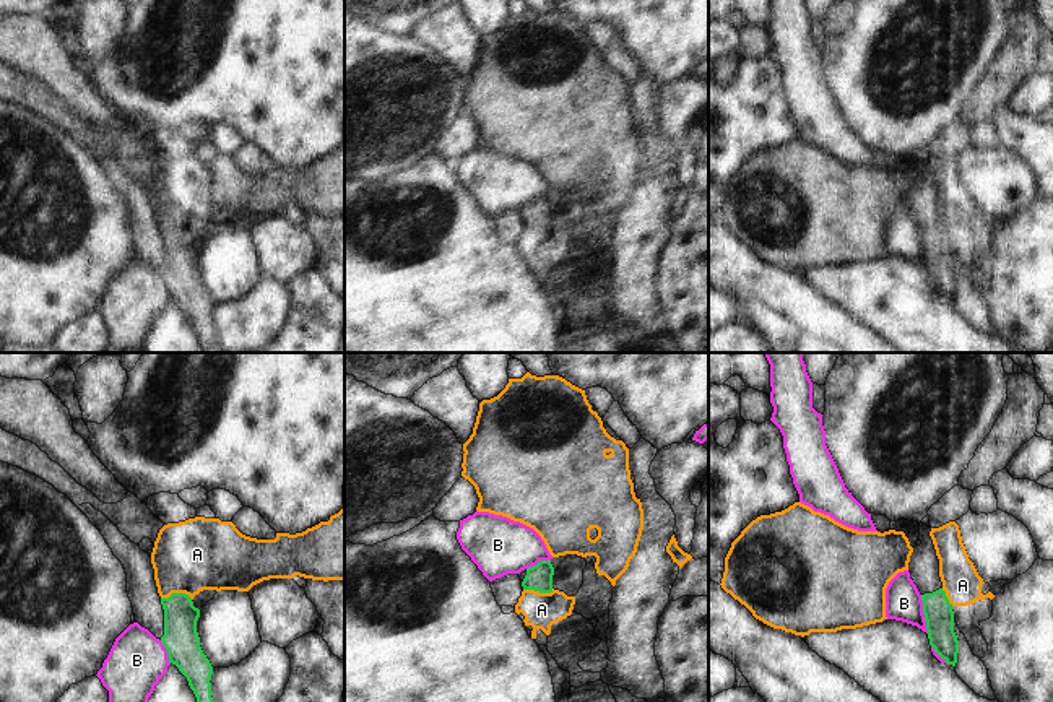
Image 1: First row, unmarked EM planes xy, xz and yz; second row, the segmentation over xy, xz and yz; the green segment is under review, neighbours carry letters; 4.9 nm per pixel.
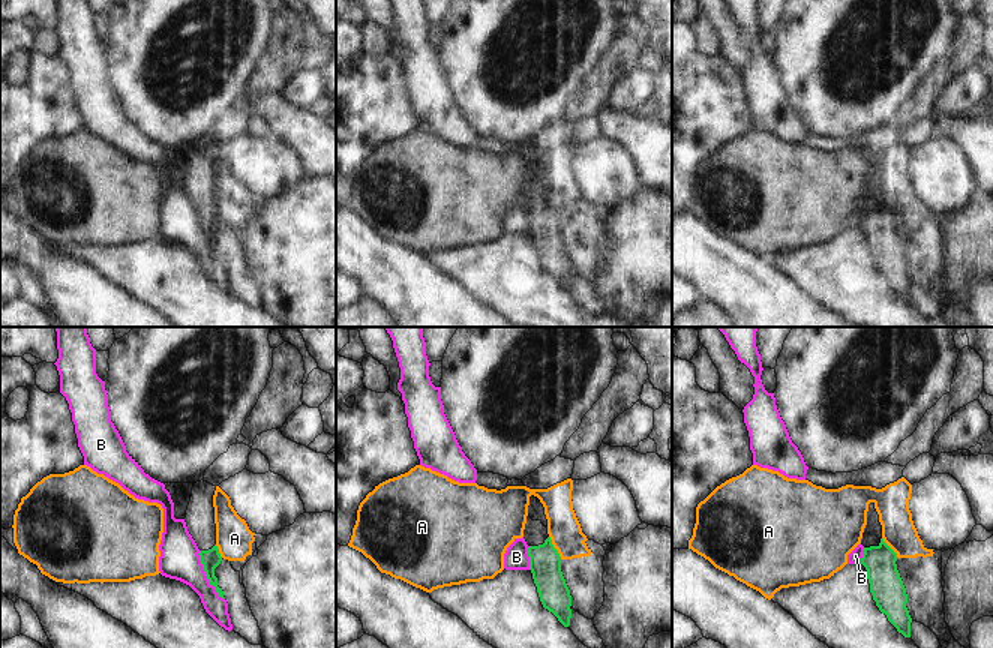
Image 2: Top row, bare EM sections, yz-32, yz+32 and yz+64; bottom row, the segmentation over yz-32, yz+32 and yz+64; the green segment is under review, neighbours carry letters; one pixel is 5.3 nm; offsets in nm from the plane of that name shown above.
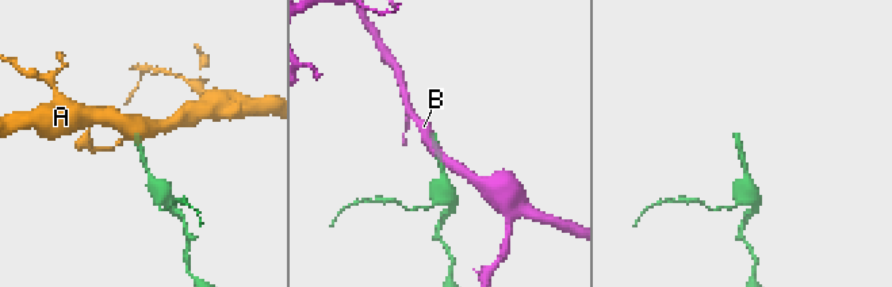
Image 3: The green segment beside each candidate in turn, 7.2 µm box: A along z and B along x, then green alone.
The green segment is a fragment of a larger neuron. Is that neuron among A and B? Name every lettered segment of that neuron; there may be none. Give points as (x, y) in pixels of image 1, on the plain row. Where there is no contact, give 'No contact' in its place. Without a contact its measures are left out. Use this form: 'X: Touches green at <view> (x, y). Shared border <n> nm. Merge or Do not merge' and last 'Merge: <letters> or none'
A: Touches green at xy (177, 229). Shared border 160 nm. Do not merge
B: Touches green at yz (923, 249). Shared border 200 nm. Do not merge
Merge: none

